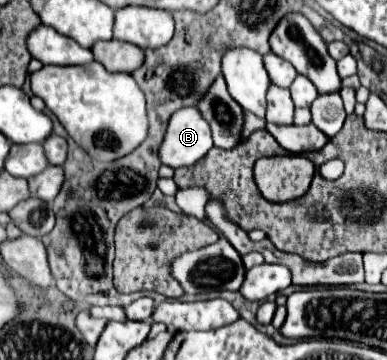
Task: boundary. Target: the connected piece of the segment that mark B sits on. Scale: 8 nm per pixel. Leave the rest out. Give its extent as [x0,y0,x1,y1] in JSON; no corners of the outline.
[160,108,212,168]

